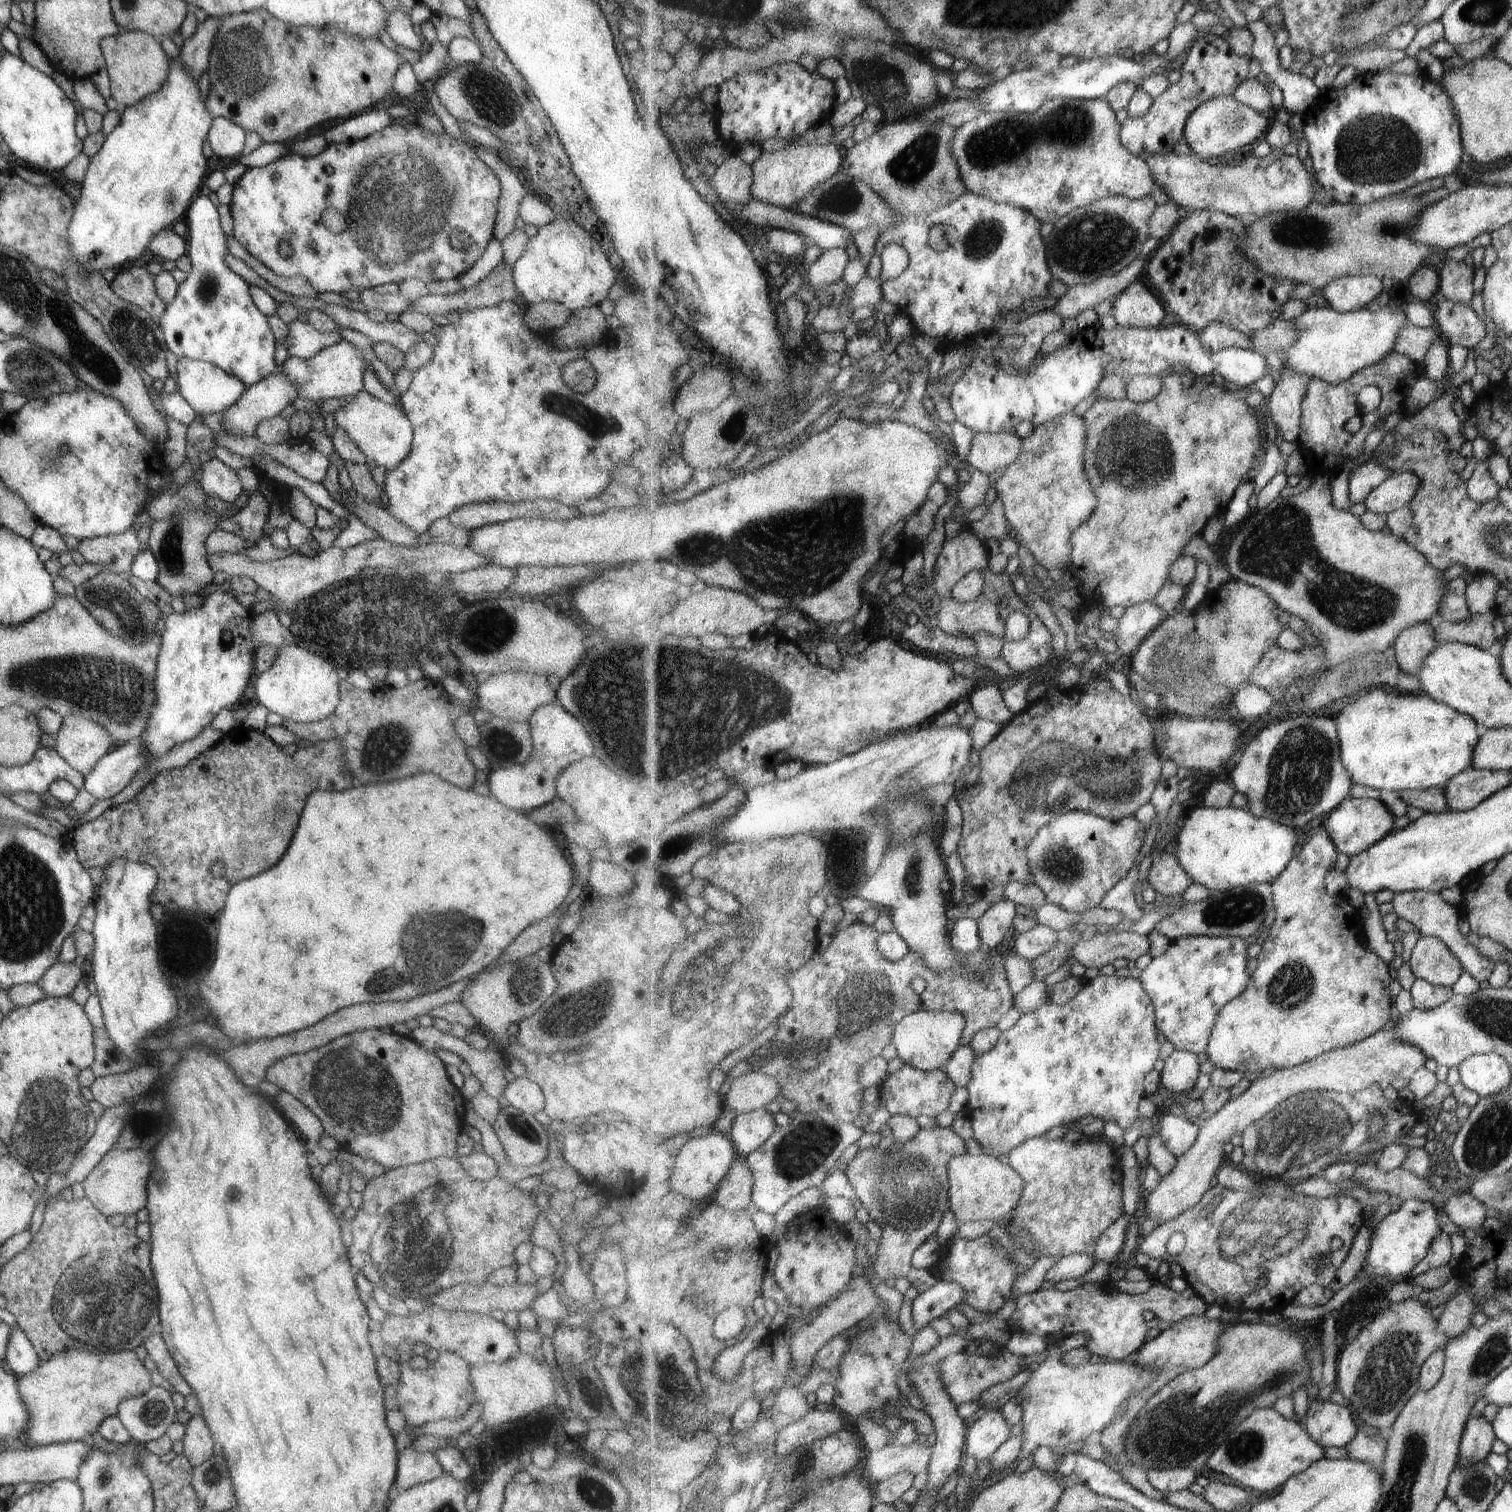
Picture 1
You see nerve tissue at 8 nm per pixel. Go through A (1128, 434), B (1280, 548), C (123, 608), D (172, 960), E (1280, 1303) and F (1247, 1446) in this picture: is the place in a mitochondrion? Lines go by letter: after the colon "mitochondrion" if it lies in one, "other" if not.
A: mitochondrion
B: mitochondrion
C: mitochondrion
D: other
E: other
F: mitochondrion

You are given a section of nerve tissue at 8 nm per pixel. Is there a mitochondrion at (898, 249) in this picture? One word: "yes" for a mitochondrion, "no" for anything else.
no

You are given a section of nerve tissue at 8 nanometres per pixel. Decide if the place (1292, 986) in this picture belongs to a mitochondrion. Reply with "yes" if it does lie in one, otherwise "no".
yes

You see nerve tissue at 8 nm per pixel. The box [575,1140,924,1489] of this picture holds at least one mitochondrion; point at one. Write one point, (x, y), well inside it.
(637, 1371)

